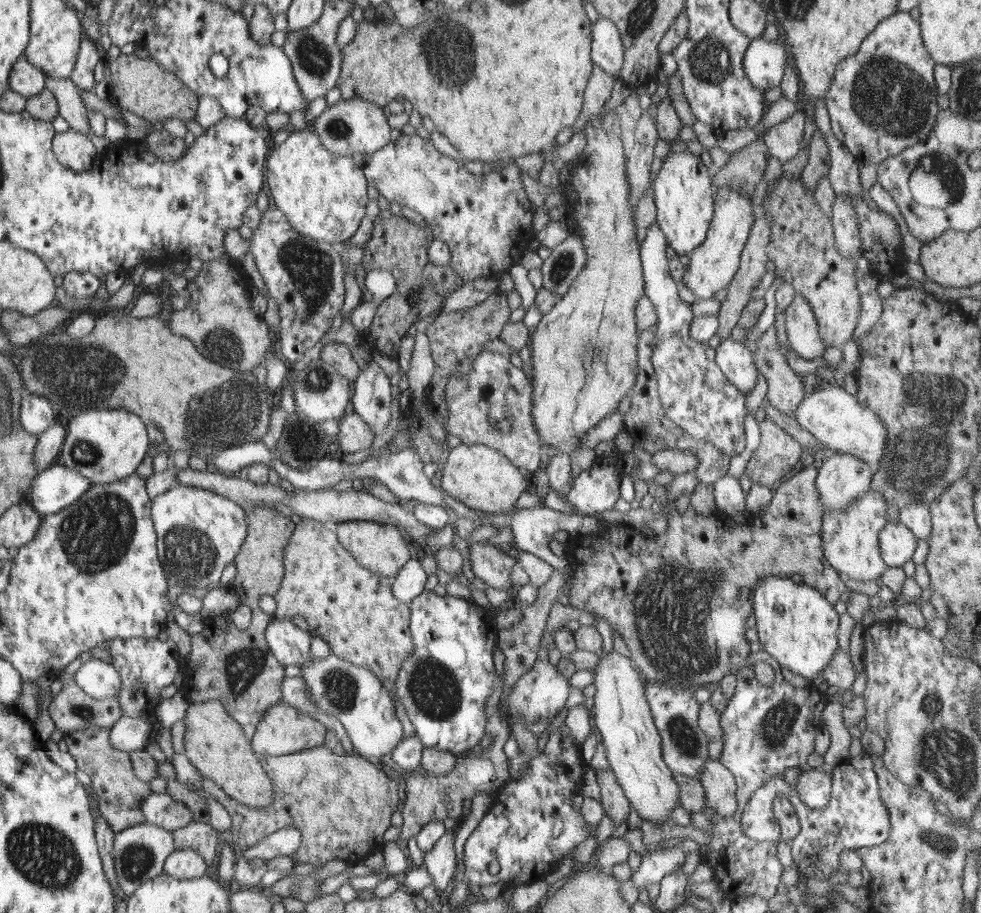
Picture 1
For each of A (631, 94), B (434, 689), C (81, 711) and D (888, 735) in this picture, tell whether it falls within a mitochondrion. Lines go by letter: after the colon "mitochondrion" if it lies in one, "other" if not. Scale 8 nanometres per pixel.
A: other
B: mitochondrion
C: mitochondrion
D: other

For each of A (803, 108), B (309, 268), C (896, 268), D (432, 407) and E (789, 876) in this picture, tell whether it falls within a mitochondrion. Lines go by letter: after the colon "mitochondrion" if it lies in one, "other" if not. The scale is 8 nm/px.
A: other
B: mitochondrion
C: other
D: other
E: other

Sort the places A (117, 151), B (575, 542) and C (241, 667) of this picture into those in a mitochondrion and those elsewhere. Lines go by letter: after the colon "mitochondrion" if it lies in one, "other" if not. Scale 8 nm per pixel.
A: other
B: other
C: mitochondrion

